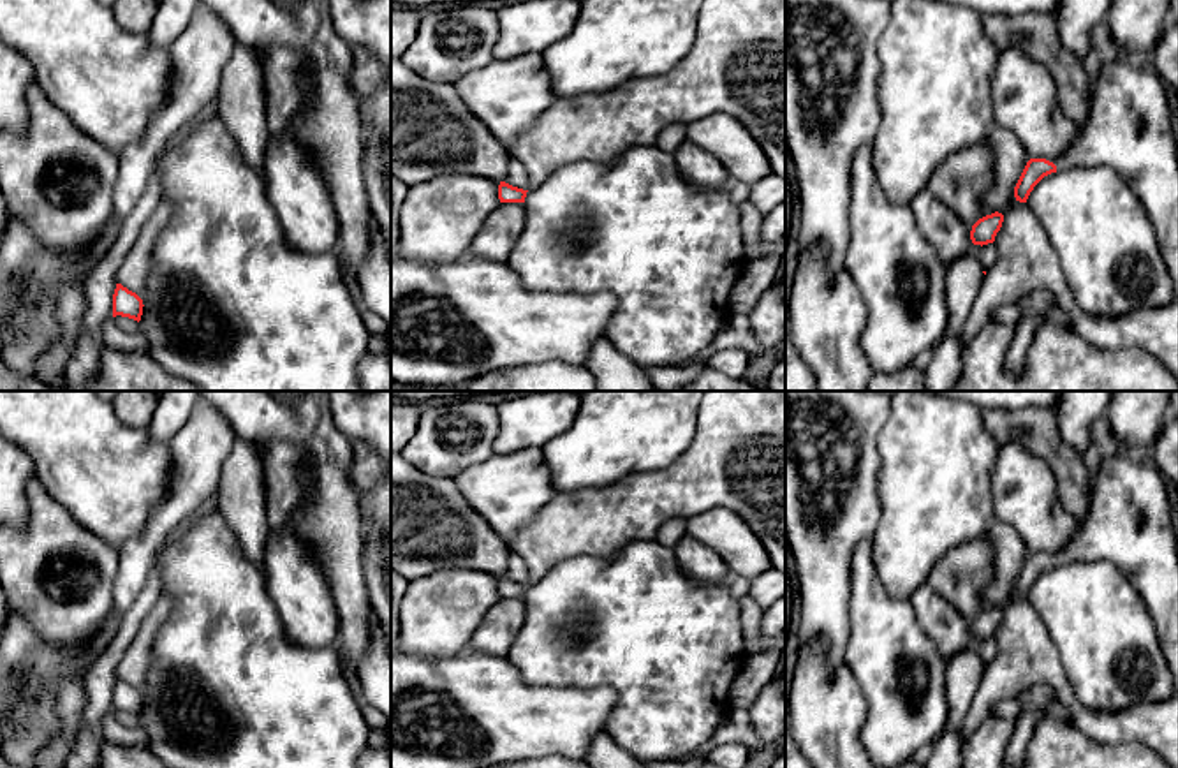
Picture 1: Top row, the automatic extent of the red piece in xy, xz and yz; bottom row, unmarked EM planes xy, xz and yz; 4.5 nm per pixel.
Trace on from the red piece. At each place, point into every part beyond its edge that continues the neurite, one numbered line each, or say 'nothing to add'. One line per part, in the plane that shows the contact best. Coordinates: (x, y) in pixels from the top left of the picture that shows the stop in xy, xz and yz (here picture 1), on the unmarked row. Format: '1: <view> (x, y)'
1: yz (1129, 520)

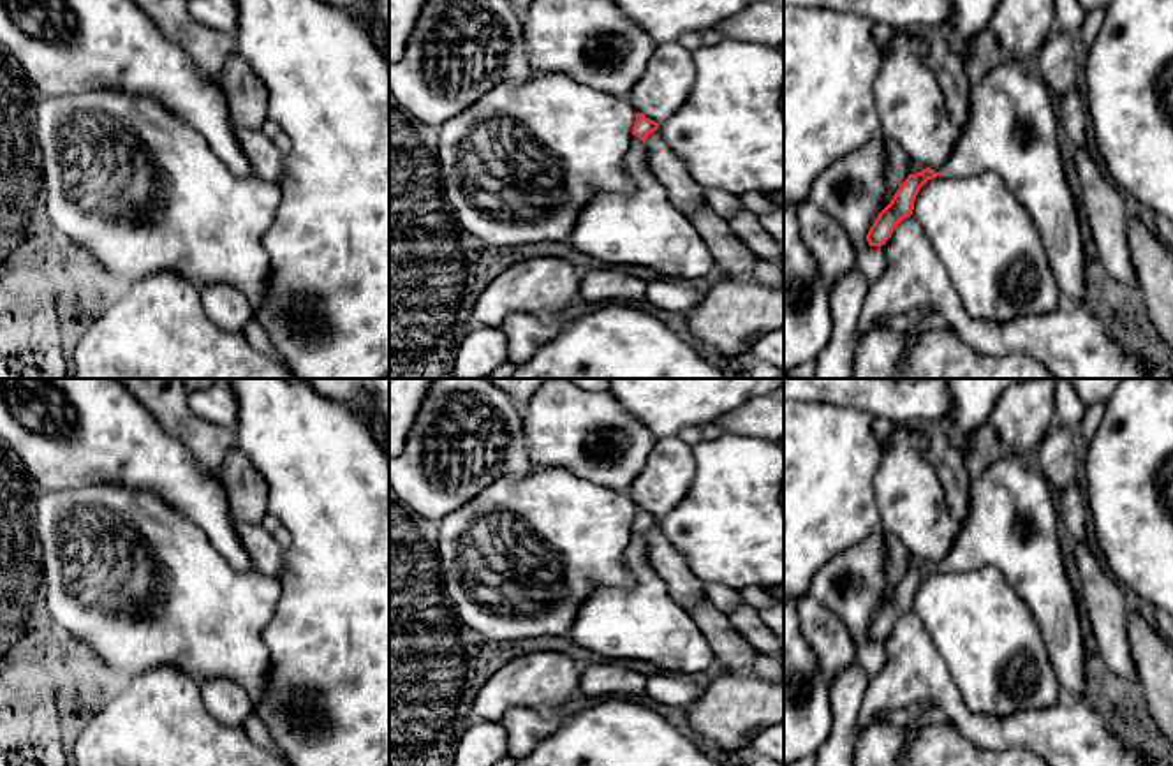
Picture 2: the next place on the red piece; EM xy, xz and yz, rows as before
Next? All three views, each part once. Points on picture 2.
1: xz (645, 622)

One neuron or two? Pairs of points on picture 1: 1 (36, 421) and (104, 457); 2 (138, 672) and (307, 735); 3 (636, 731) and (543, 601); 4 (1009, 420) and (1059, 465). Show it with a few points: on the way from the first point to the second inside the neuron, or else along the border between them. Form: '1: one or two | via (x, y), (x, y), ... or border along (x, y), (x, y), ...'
1: one | via (53, 421), (87, 451)
2: two | border along (157, 633), (152, 666), (138, 689)
3: one | via (629, 691), (594, 656), (562, 654), (548, 642)
4: one | via (1023, 423), (1052, 451)

